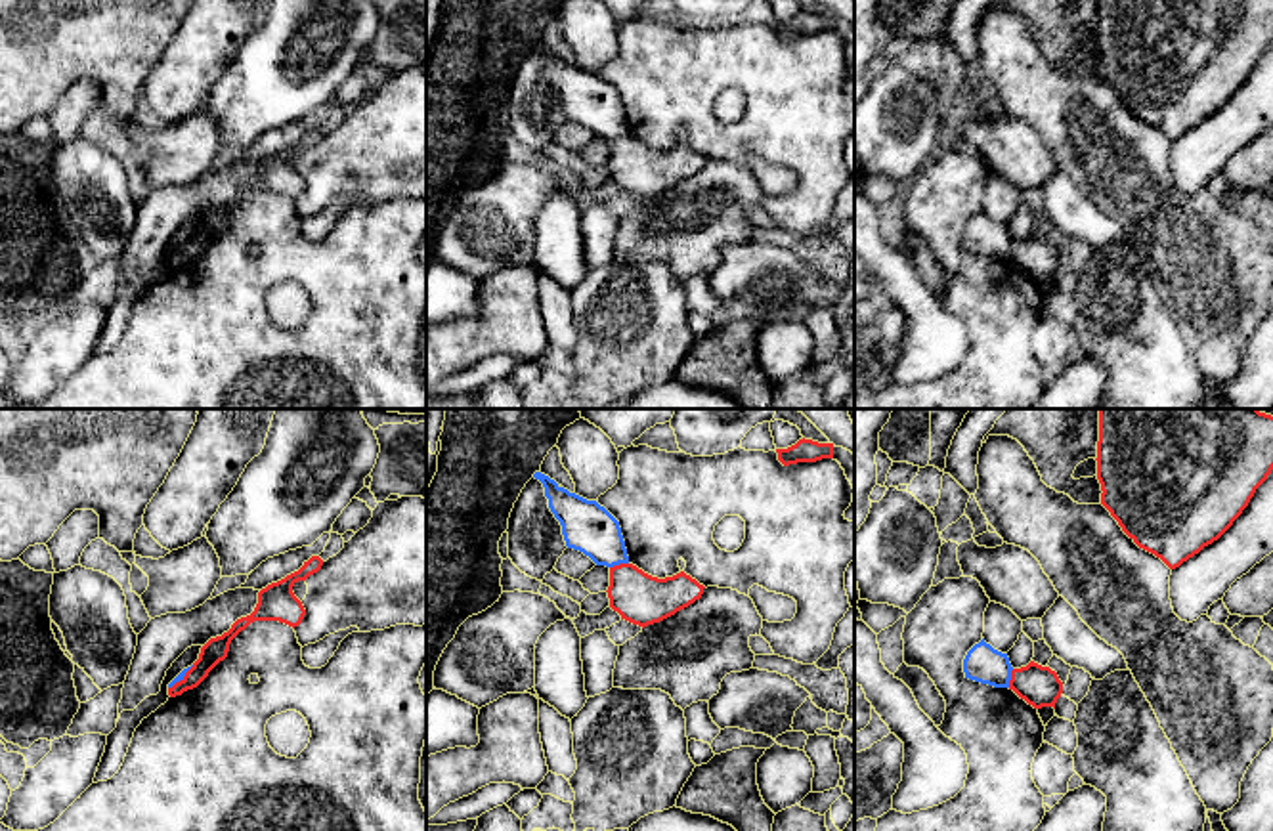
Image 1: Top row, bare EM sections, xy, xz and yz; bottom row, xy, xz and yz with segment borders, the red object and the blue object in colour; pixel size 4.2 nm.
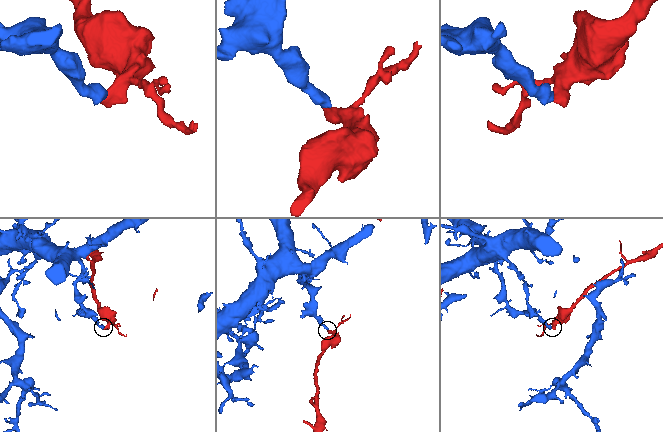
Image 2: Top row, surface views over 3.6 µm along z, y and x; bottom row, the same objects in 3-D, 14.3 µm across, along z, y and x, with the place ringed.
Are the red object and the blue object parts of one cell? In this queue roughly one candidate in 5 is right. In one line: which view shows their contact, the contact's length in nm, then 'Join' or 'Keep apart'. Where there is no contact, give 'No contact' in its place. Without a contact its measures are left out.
Touches red in xz. Shared border 80 nm. Keep apart

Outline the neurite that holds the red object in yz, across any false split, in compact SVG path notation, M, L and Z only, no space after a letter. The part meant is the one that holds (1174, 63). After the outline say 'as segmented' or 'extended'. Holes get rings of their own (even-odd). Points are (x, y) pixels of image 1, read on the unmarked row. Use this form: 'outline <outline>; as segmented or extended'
outline M1099 0L1101 76L1170 141L1218 113L1273 42L1273 0Z; as segmented

